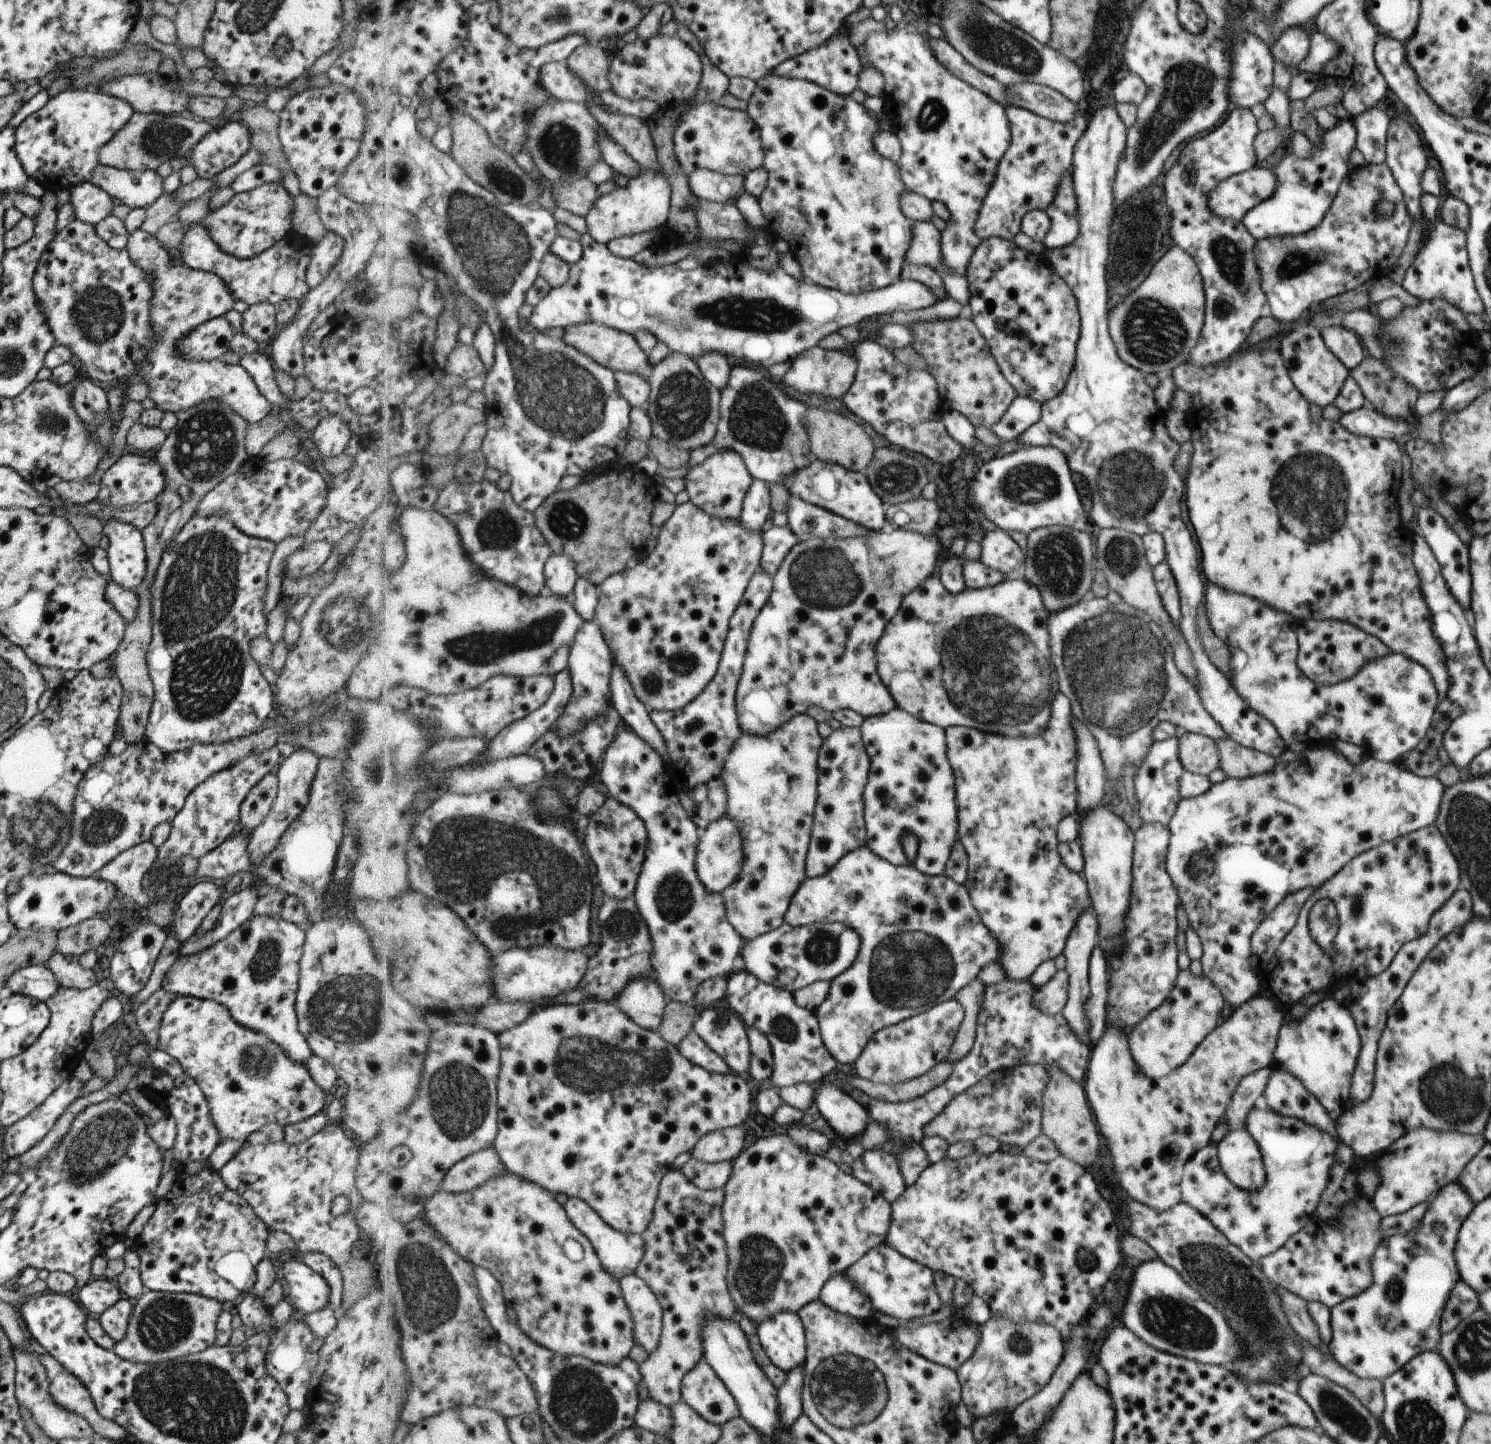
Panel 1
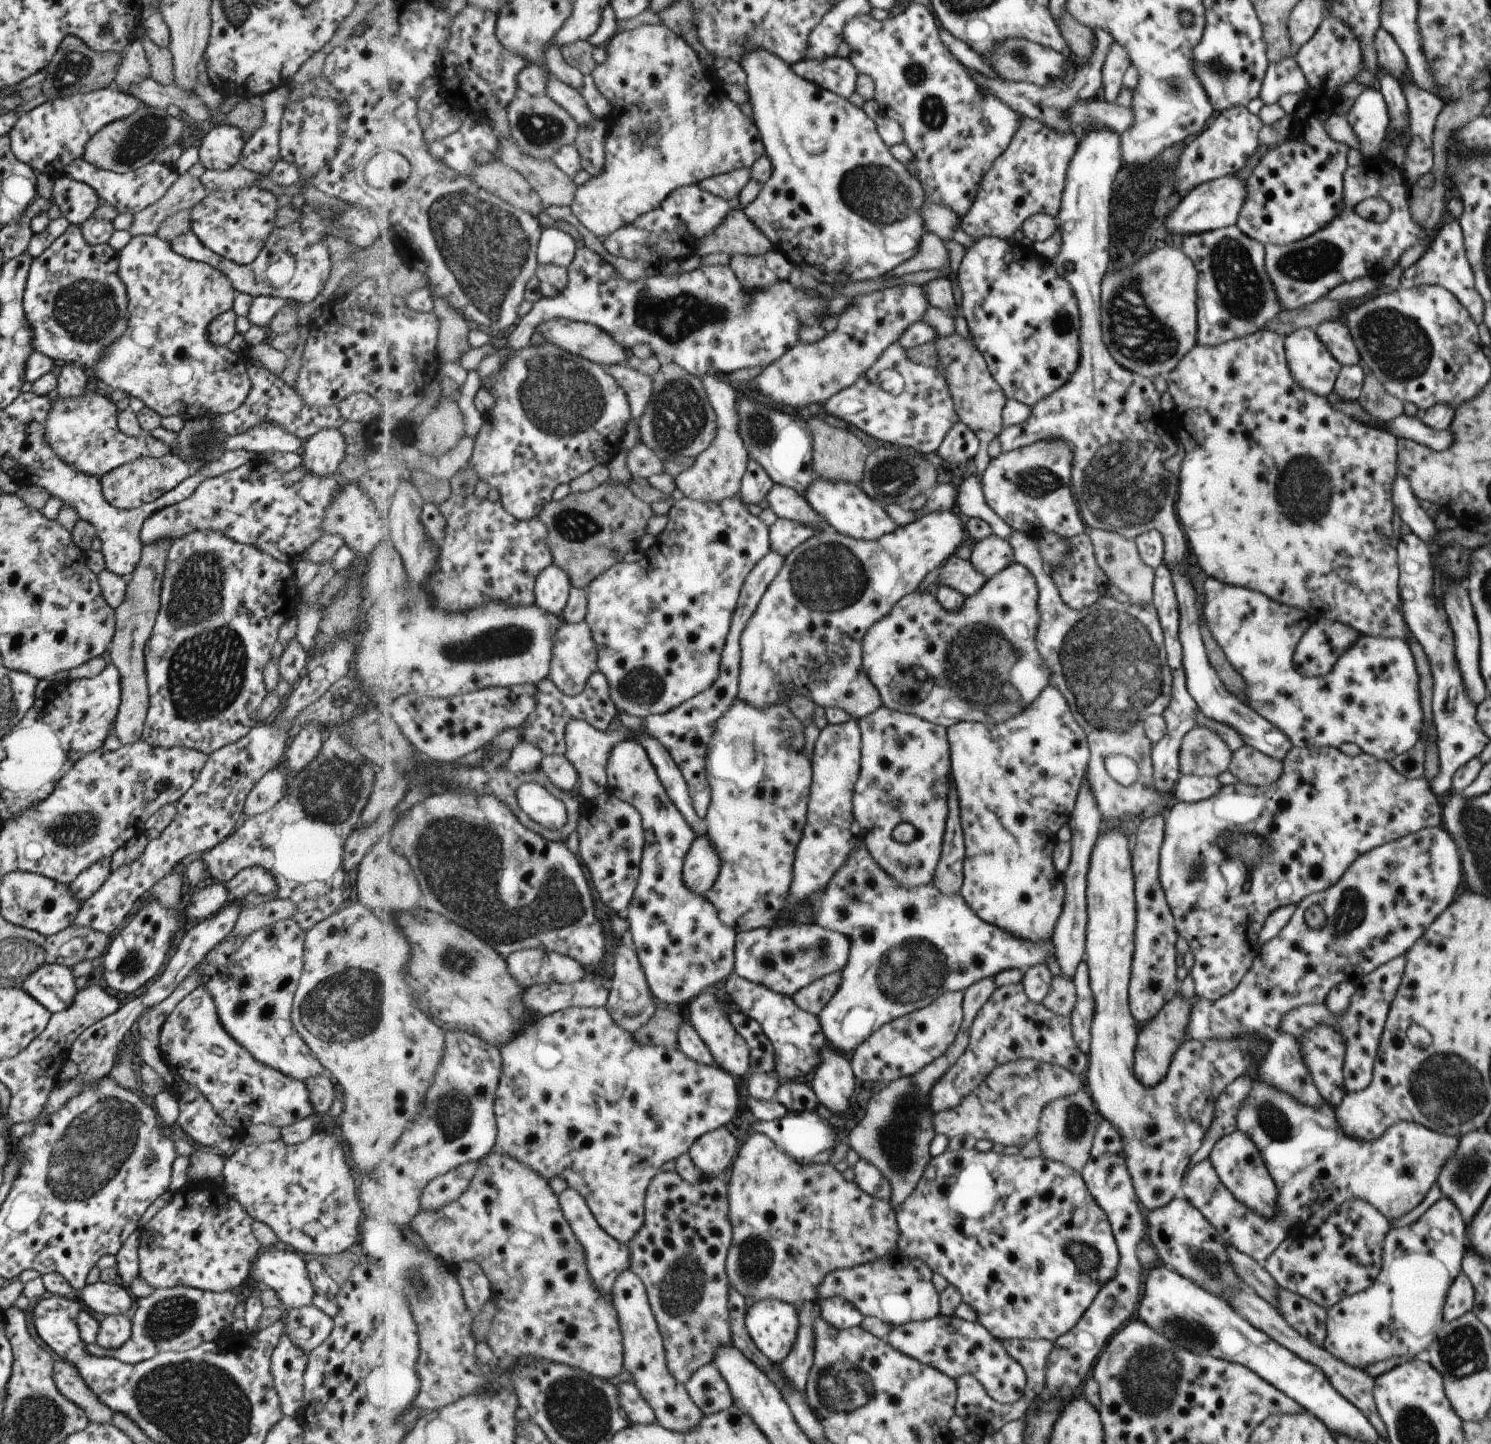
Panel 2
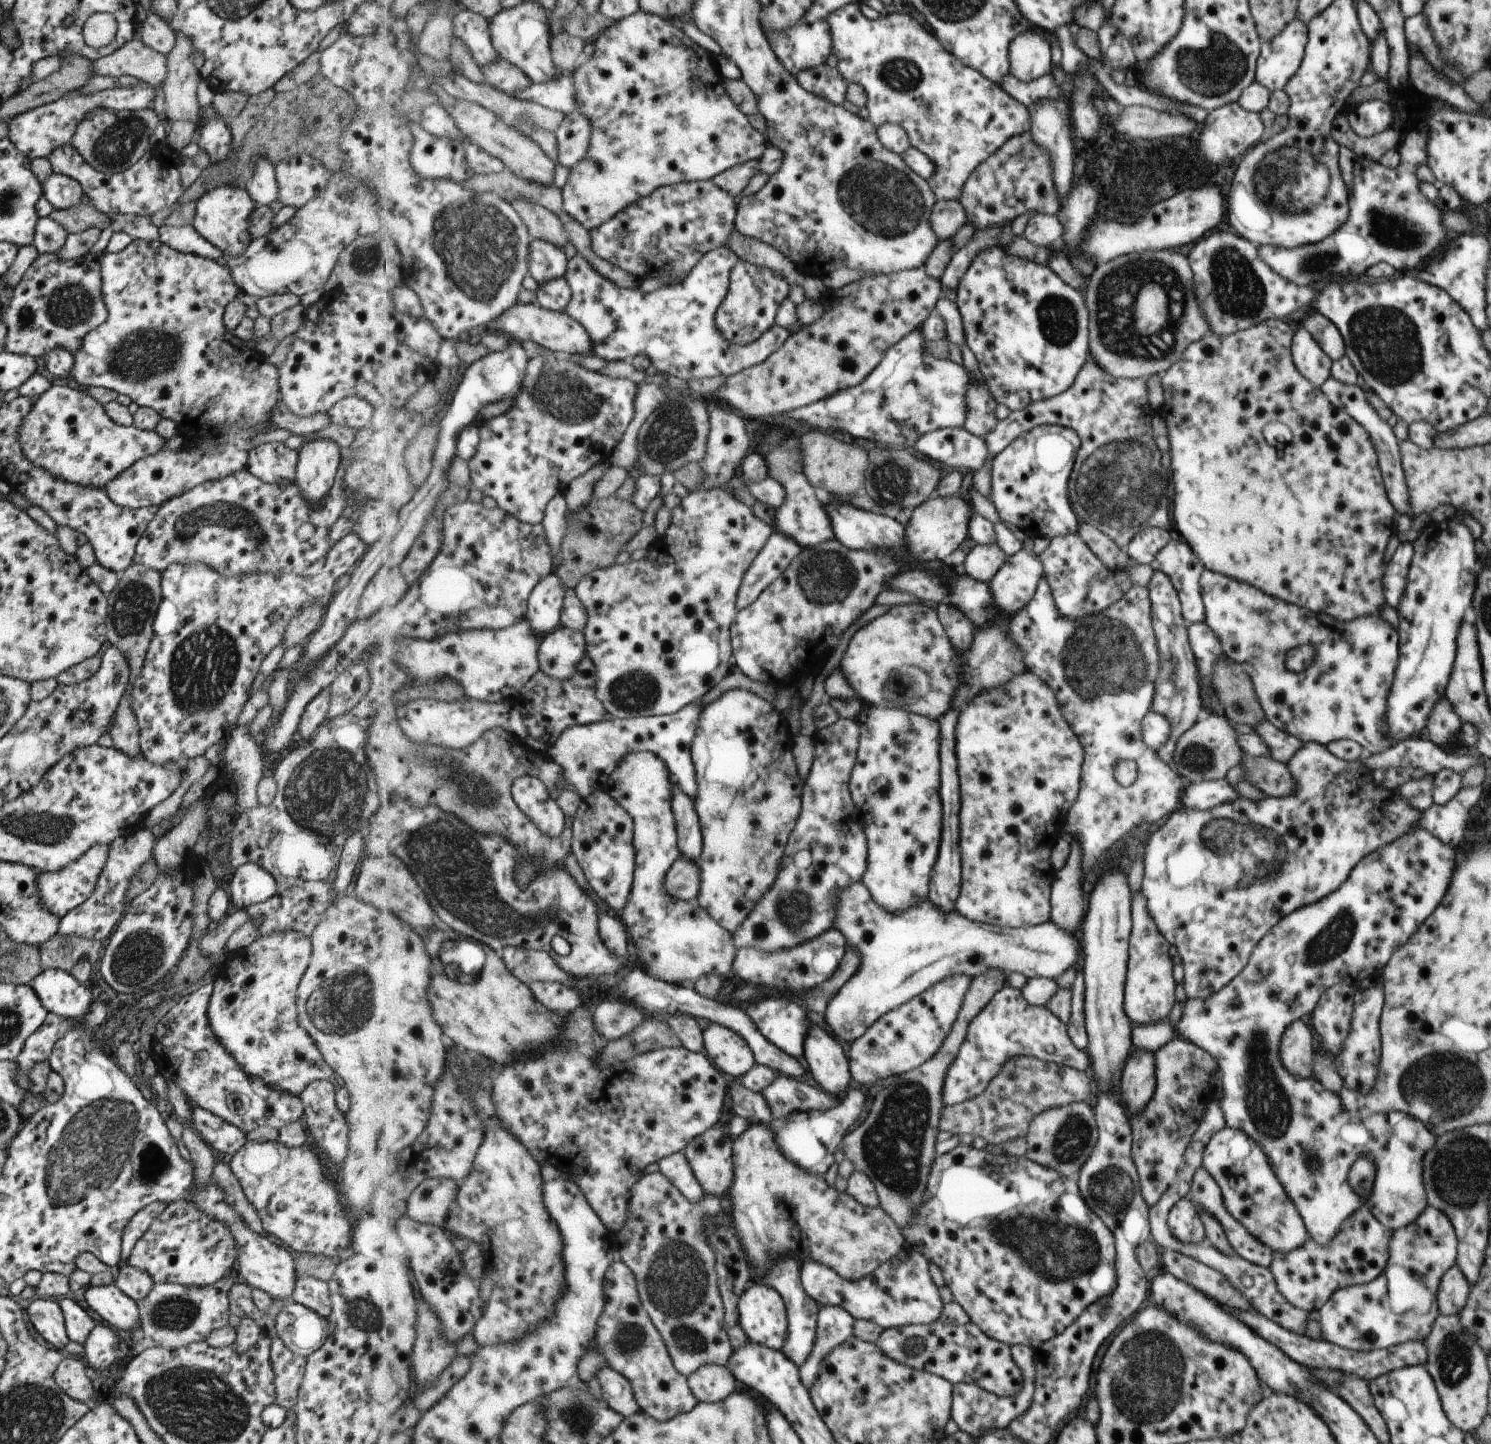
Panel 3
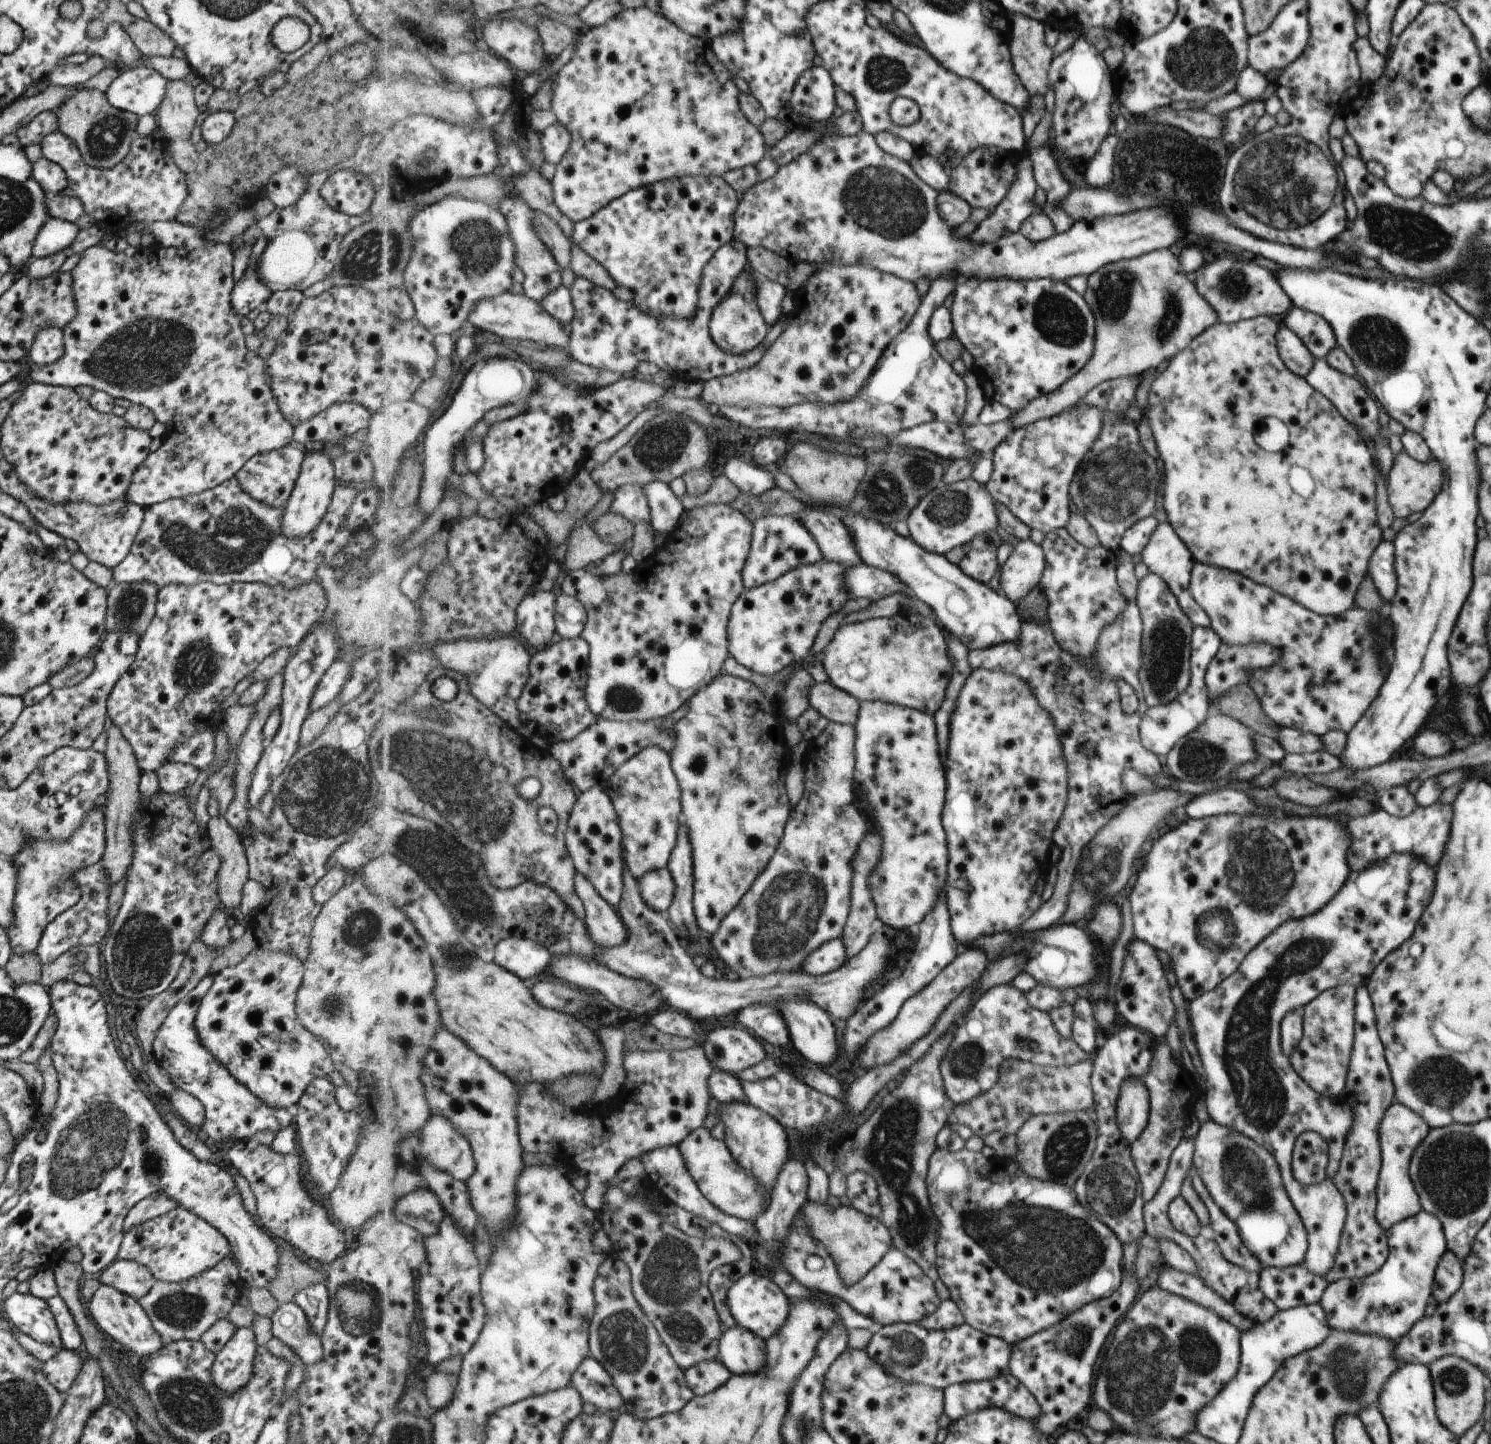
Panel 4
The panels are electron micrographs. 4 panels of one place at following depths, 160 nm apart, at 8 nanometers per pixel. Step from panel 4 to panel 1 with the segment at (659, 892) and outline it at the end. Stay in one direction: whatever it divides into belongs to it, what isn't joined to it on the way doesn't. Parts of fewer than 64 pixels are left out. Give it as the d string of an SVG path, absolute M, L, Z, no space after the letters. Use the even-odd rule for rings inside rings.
M724 815L719 821L712 822L707 830L701 833L700 839L696 856L700 879L707 890L721 894L739 878L745 866L746 852L741 827L729 815Z

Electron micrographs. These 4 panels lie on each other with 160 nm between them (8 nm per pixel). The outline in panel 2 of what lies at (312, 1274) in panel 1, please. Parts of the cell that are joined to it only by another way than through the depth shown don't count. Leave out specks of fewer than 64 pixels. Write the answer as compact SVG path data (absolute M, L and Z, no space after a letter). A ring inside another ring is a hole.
M270 1248L263 1254L257 1254L252 1262L248 1285L259 1285L273 1289L284 1309L312 1304L313 1289L309 1282L306 1262L303 1262L294 1252Z

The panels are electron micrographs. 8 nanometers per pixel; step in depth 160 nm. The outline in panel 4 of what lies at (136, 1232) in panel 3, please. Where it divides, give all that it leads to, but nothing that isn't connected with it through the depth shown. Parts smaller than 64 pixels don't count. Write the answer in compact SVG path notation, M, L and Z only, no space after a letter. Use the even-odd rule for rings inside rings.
M150 1194L128 1210L122 1222L122 1230L127 1232L133 1227L139 1227L142 1223L169 1212L175 1206L176 1202L165 1195Z

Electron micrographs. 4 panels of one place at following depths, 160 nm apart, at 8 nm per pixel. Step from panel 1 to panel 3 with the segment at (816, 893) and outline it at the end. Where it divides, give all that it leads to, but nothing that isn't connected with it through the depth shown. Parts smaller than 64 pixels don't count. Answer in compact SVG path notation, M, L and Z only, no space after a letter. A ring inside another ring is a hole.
M863 880L845 889L841 895L839 909L836 910L835 928L846 936L849 948L856 948L861 955L862 965L830 1000L822 1020L839 1038L850 1043L863 1037L887 1013L899 1009L932 986L954 975L969 975L974 979L977 975L985 974L995 968L1001 969L1006 974L1018 972L1028 979L1047 977L1055 980L1067 967L1074 965L1078 968L1082 958L1079 941L1073 937L1073 934L1059 928L1050 920L1034 927L1003 928L972 921L961 914L957 908L948 913L943 912L929 898L920 905L913 905L910 909L892 913L885 910L872 897L869 887Z

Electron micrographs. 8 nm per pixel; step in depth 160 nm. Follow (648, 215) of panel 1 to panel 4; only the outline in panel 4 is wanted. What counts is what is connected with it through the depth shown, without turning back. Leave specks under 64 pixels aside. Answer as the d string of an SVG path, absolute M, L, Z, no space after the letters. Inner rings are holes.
M647 7L625 9L607 24L585 29L579 39L573 58L557 72L549 83L552 86L552 96L547 107L558 116L558 120L566 129L571 131L573 140L565 158L556 165L556 172L552 178L554 186L554 199L557 206L574 221L590 219L596 212L604 209L629 191L644 186L655 185L656 182L683 178L686 176L723 177L733 169L740 169L747 165L757 165L766 157L768 146L765 144L763 134L746 117L740 105L740 91L733 82L733 75L724 62L716 55L712 47L712 40L705 41L699 37L685 32L676 22L669 20L661 13L653 12Z

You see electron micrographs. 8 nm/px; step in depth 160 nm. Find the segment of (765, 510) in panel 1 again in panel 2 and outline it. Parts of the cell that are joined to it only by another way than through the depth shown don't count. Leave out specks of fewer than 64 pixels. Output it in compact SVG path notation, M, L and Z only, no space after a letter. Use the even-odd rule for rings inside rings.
M750 459L748 469L742 480L740 499L746 504L760 506L768 498L768 494L775 486L774 480L769 473L757 462Z

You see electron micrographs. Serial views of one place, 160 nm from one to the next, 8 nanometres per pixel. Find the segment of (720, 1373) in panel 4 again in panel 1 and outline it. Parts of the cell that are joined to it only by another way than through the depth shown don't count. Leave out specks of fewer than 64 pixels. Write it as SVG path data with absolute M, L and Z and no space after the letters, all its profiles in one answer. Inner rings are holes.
M705 1360L684 1378L682 1398L703 1418L719 1426L742 1416L739 1403L724 1379Z

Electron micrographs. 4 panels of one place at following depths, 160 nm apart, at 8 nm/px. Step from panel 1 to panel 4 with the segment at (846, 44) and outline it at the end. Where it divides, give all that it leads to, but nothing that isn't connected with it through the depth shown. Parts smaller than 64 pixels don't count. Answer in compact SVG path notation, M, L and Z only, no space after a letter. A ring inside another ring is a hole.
M824 66L811 67L797 81L792 107L814 121L829 121L838 105L836 88L831 73Z

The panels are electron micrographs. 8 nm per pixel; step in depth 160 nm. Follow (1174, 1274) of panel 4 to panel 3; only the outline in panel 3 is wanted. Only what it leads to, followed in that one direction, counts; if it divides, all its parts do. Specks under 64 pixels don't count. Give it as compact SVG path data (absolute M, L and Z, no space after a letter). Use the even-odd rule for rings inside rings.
M1223 1307L1228 1313L1233 1313L1237 1318L1241 1319L1246 1325L1251 1327L1258 1335L1261 1335L1267 1342L1273 1343L1273 1346L1284 1351L1289 1358L1295 1362L1308 1367L1309 1369L1332 1369L1333 1371L1341 1371L1343 1374L1353 1375L1362 1378L1367 1382L1371 1379L1380 1377L1382 1374L1392 1372L1401 1367L1411 1365L1423 1365L1427 1361L1427 1350L1423 1341L1409 1341L1400 1345L1392 1346L1389 1349L1375 1349L1372 1351L1352 1351L1341 1348L1333 1343L1327 1342L1324 1338L1308 1339L1307 1335L1298 1335L1278 1324L1267 1320L1264 1316L1251 1313L1237 1313L1231 1311L1229 1307Z

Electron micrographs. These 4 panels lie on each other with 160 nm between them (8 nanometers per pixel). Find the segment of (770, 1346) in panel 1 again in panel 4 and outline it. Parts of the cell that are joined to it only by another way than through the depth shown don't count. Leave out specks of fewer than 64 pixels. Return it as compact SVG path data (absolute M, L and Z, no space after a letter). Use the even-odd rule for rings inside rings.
M757 1274L744 1276L736 1282L729 1289L728 1303L738 1324L765 1340L771 1339L789 1321L793 1305L788 1295L776 1282L773 1282L773 1279Z

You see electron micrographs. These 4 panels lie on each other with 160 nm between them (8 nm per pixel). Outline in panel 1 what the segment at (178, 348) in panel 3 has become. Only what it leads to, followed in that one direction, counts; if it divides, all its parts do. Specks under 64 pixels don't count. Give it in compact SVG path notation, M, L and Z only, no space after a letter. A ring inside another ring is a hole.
M140 228L128 233L124 249L134 265L144 270L146 277L150 278L150 329L156 334L154 346L146 354L140 368L134 371L136 379L129 382L147 382L147 397L163 413L187 410L194 404L217 399L223 405L230 406L249 424L259 422L269 415L272 412L270 402L259 392L241 365L224 364L220 359L196 363L183 358L178 350L178 342L196 326L206 320L221 317L226 310L232 308L235 300L224 282L217 275L173 262L171 252L165 250L154 235ZM122 454L100 478L100 485L95 499L111 505L122 507L123 505L140 505L149 501L155 501L156 496L164 489L164 468L146 456L137 454Z

